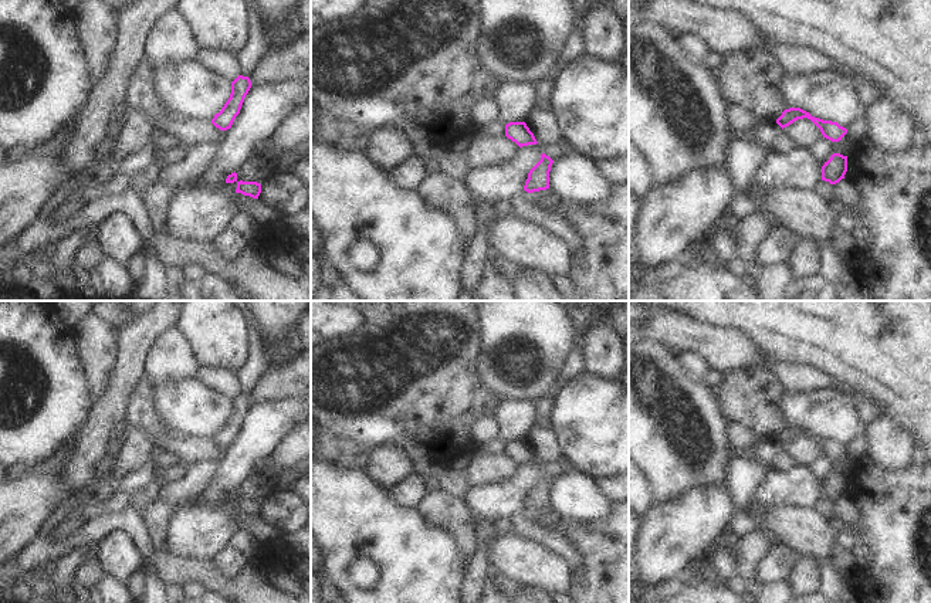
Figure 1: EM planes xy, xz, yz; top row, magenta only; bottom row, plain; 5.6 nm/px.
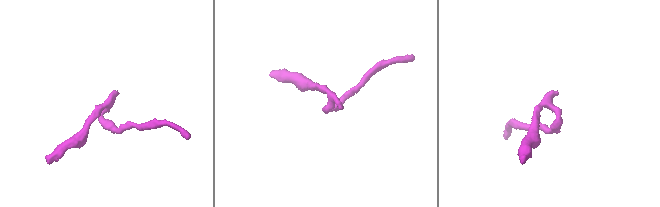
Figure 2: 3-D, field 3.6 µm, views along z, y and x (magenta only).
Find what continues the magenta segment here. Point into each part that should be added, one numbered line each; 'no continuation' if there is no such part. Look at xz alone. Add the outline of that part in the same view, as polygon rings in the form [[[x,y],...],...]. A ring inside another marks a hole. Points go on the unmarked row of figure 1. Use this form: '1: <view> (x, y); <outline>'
no continuation

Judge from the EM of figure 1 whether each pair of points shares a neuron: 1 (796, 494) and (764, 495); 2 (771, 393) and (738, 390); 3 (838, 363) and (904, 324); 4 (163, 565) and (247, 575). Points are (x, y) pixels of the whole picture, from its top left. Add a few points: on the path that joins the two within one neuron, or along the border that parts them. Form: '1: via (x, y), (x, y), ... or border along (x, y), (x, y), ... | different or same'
1: via (788, 494), (772, 494) | same
2: via (762, 393), (747, 393) | same
3: via (855, 346), (862, 339), (880, 339), (887, 335) | same
4: via (185, 571), (205, 572), (215, 582), (226, 583) | same

